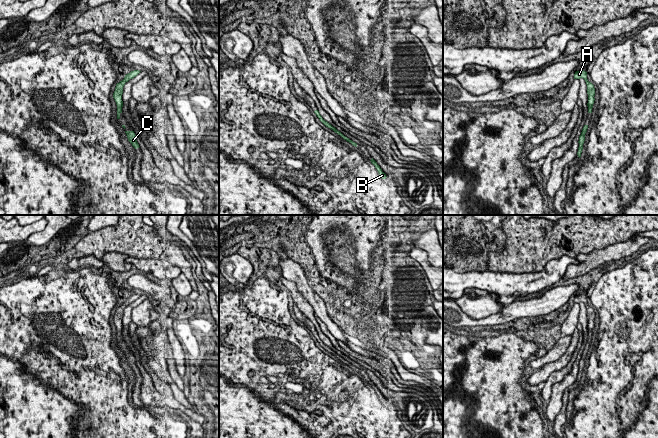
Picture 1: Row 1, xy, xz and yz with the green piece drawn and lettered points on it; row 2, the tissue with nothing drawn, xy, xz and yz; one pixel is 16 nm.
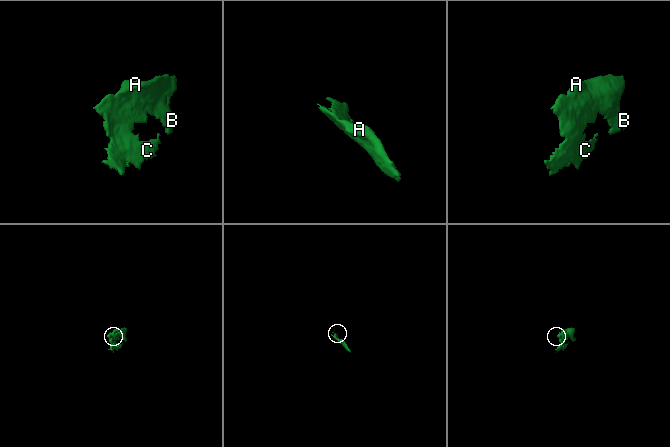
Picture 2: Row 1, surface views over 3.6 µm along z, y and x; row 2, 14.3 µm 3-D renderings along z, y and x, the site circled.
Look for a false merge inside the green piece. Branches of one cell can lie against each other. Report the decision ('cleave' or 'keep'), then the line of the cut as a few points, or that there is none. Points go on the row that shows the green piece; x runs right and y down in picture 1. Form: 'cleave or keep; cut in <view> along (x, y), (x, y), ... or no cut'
keep; no cut

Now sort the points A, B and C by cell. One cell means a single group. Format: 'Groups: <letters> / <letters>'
Groups: A B C

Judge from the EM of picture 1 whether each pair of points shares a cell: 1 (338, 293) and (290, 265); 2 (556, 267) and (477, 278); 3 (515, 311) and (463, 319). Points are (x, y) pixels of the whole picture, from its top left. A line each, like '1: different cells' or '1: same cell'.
1: different cells
2: same cell
3: same cell

